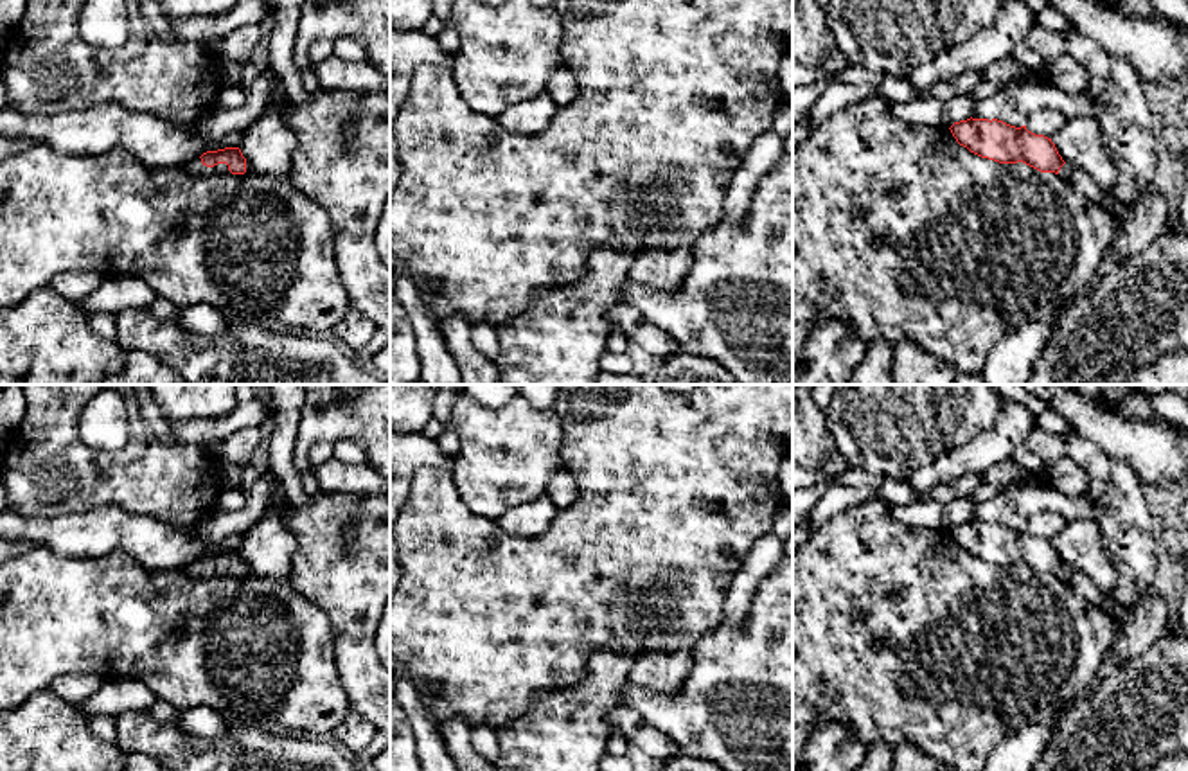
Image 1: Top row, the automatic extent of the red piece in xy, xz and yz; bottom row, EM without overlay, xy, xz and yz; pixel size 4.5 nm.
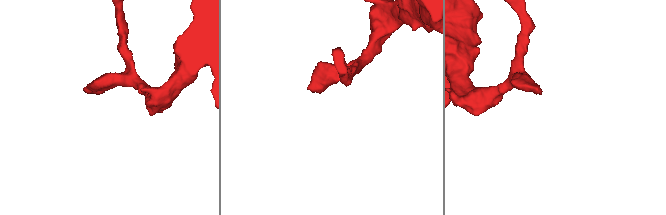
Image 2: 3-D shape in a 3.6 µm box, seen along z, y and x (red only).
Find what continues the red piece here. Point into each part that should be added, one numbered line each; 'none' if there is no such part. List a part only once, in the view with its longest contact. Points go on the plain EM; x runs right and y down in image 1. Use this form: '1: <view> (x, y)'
1: xy (195, 568)

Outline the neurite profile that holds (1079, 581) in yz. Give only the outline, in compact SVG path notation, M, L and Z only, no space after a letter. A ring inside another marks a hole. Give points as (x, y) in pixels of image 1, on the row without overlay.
M1068 566L1068 584L1075 593L1087 598L1102 611L1107 611L1109 604L1114 600L1111 591L1100 589L1084 572L1075 566Z

